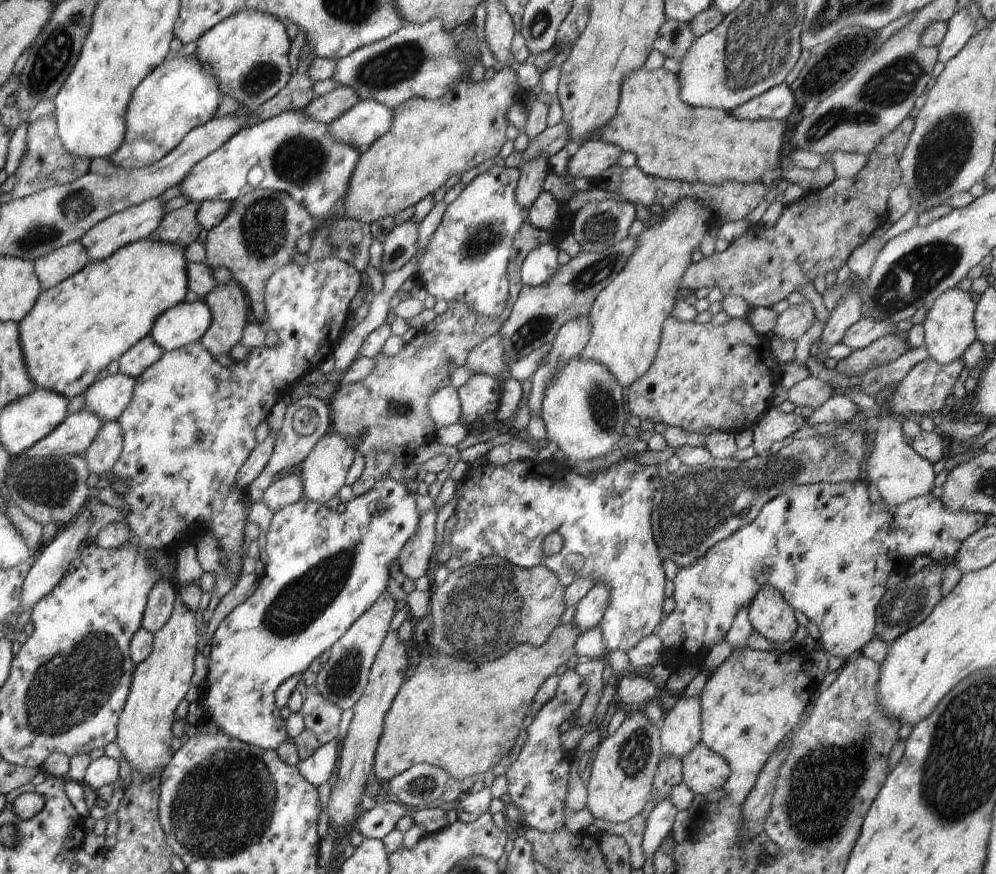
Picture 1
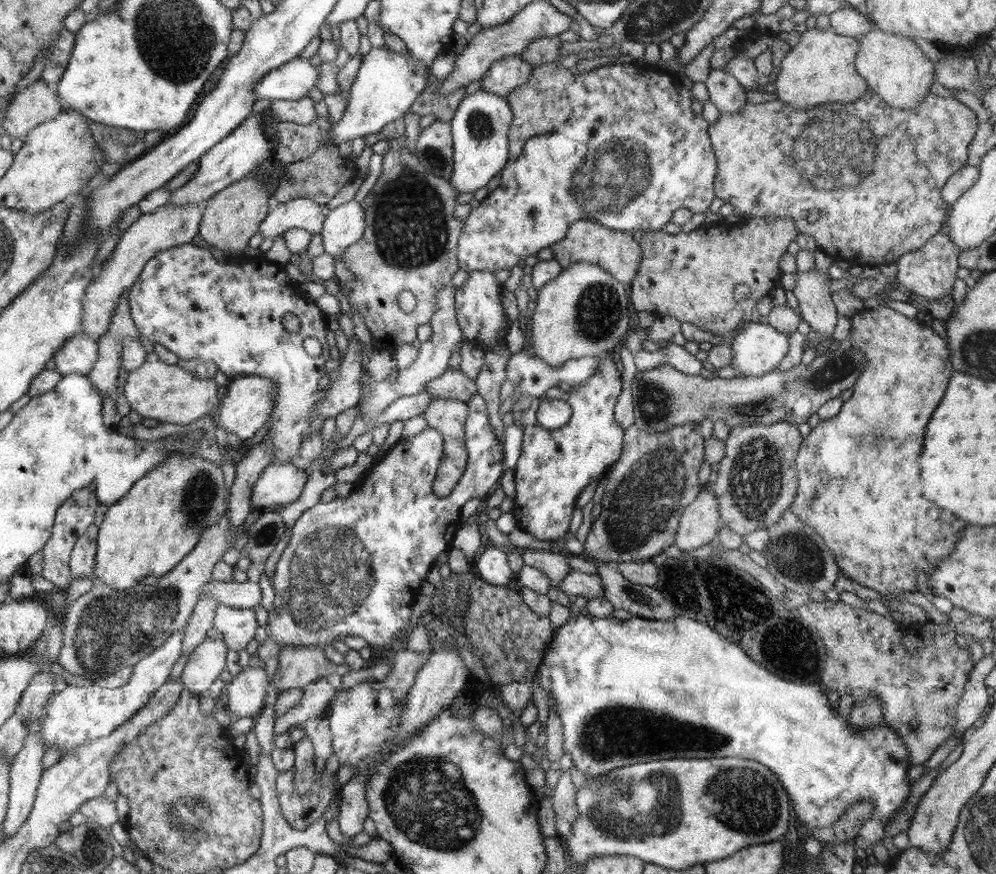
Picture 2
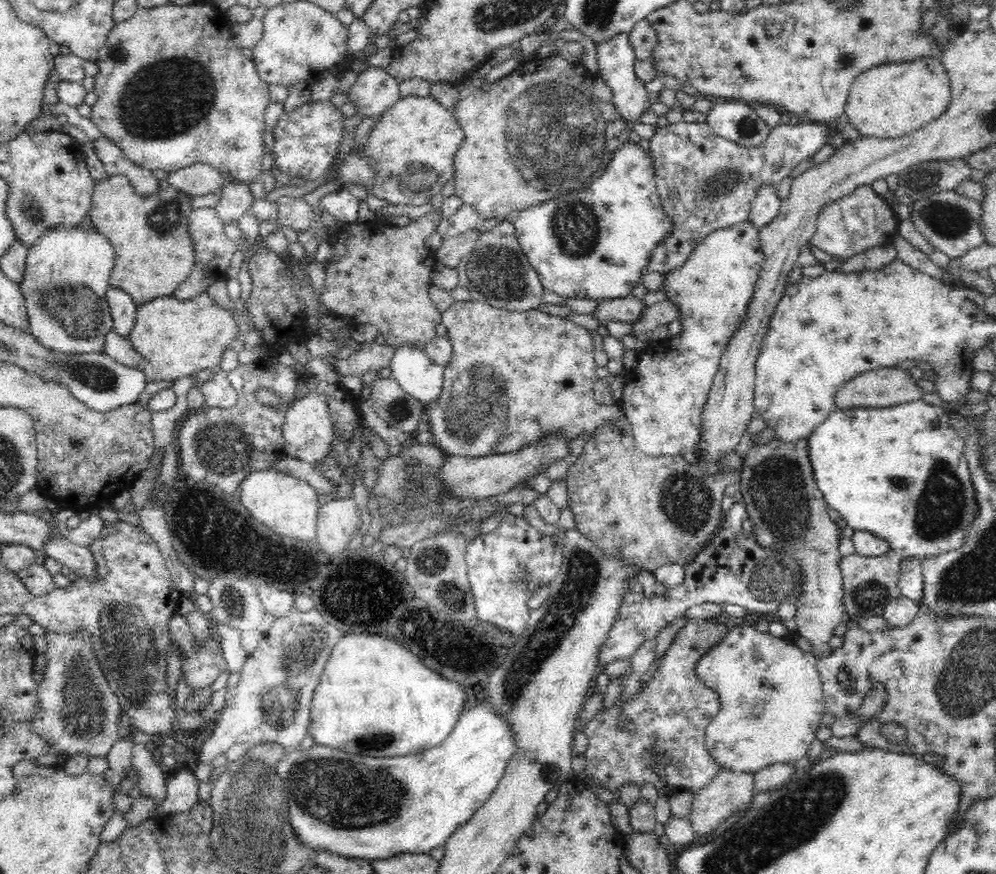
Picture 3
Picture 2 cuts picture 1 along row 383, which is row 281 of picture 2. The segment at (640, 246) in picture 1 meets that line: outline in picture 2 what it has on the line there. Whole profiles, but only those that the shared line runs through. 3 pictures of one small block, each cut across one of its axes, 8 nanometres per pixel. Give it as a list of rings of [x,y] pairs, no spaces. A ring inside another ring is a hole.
[[[590,220],[572,222],[566,236],[561,241],[554,242],[550,247],[553,258],[563,268],[574,264],[574,262],[594,263],[596,266],[602,267],[602,270],[606,270],[608,274],[612,274],[612,278],[616,278],[624,286],[631,287],[636,274],[638,274],[640,260],[642,260],[641,246],[633,237],[632,232],[610,230],[606,226],[600,226],[598,222]]]

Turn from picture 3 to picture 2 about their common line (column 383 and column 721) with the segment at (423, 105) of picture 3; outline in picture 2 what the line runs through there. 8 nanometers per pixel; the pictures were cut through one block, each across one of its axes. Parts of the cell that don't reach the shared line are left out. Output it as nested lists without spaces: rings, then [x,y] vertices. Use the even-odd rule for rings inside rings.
[[[872,89],[868,91],[865,96],[853,102],[818,105],[807,109],[796,109],[785,104],[782,100],[774,100],[757,104],[748,102],[746,108],[740,110],[738,114],[724,114],[720,111],[716,122],[708,126],[710,143],[712,143],[716,155],[716,167],[718,167],[716,178],[714,178],[714,195],[731,204],[734,211],[744,216],[792,218],[798,232],[812,236],[821,251],[832,258],[833,262],[846,262],[850,267],[874,268],[881,264],[892,264],[903,254],[922,248],[931,236],[934,236],[942,226],[945,226],[951,205],[971,186],[974,186],[978,176],[980,176],[980,169],[968,162],[968,148],[970,142],[974,140],[979,124],[976,113],[956,99],[940,98],[934,94],[930,94],[912,110],[900,110],[900,108],[888,106]],[[810,210],[818,210],[820,218],[810,222],[808,220]]]

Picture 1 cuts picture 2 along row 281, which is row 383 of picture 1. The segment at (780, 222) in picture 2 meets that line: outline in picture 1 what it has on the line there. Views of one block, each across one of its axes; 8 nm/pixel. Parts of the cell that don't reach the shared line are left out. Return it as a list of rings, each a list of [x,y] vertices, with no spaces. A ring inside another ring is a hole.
[[[674,316],[664,322],[659,347],[652,366],[628,387],[630,414],[640,420],[662,422],[687,433],[701,433],[704,428],[727,433],[742,432],[758,422],[758,416],[772,406],[774,390],[781,380],[780,365],[771,354],[771,337],[758,334],[748,316],[730,319],[722,325],[680,322]],[[734,390],[742,390],[742,398],[734,398]]]

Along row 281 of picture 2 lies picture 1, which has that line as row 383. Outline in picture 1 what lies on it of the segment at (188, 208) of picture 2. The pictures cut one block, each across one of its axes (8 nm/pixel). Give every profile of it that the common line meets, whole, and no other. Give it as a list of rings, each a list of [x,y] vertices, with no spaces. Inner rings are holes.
[[[118,373],[94,381],[84,392],[84,410],[96,414],[96,416],[105,423],[118,421],[124,410],[126,410],[128,404],[130,404],[130,400],[132,400],[134,386],[136,386],[135,378],[130,378],[130,376],[124,376],[124,374]]]

